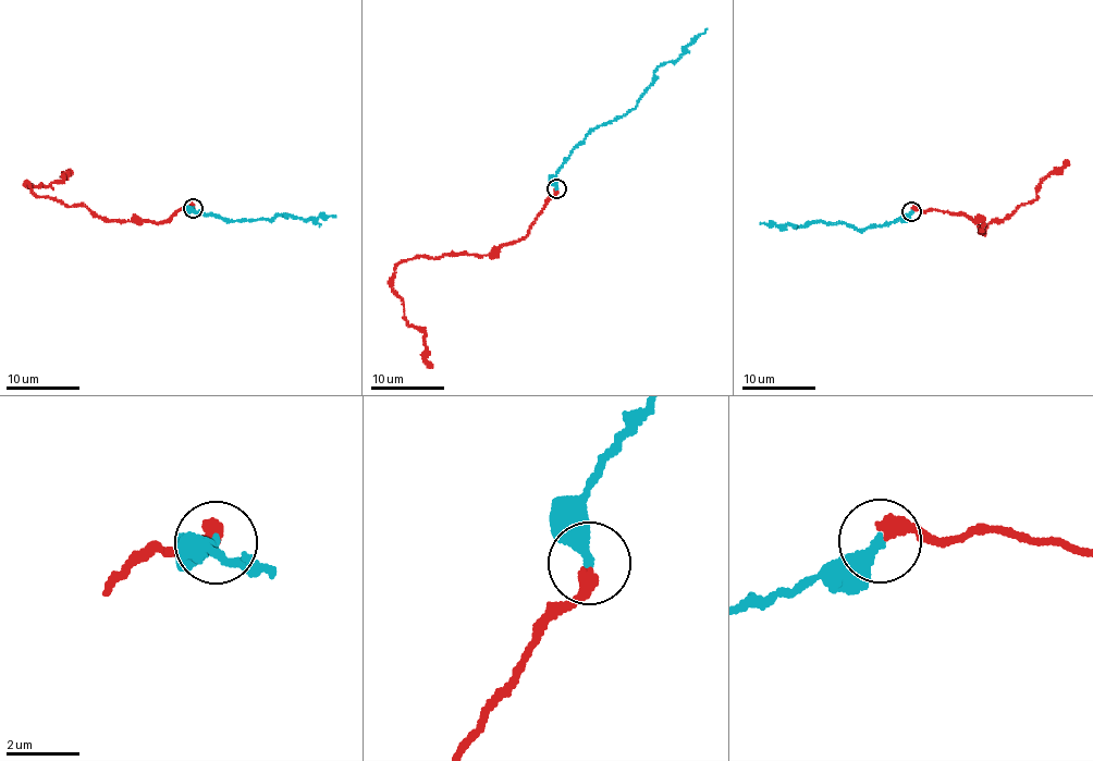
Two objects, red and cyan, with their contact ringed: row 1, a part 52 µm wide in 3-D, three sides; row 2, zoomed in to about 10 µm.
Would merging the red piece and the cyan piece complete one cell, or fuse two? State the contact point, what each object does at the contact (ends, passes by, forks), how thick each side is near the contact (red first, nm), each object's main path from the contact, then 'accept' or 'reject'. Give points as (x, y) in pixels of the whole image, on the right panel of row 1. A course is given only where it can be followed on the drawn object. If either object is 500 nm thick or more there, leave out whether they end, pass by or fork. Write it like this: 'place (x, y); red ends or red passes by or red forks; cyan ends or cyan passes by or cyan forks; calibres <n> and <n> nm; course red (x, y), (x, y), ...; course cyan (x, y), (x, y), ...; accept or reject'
place (911, 211); red ends; cyan ends; calibres 400 and 360 nm; course red (912, 211), (963, 215), (982, 221), (982, 234), (1032, 203), (1068, 160); course cyan (911, 211), (857, 230), (854, 224), (838, 221), (817, 221), (797, 226), (760, 224); accept

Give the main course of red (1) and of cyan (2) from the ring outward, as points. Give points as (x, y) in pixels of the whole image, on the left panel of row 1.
1: (194, 209), (180, 209), (166, 222), (106, 222), (85, 206), (39, 196), (28, 183), (43, 187), (73, 172)
2: (194, 208), (233, 221), (279, 213), (307, 219), (335, 217)

